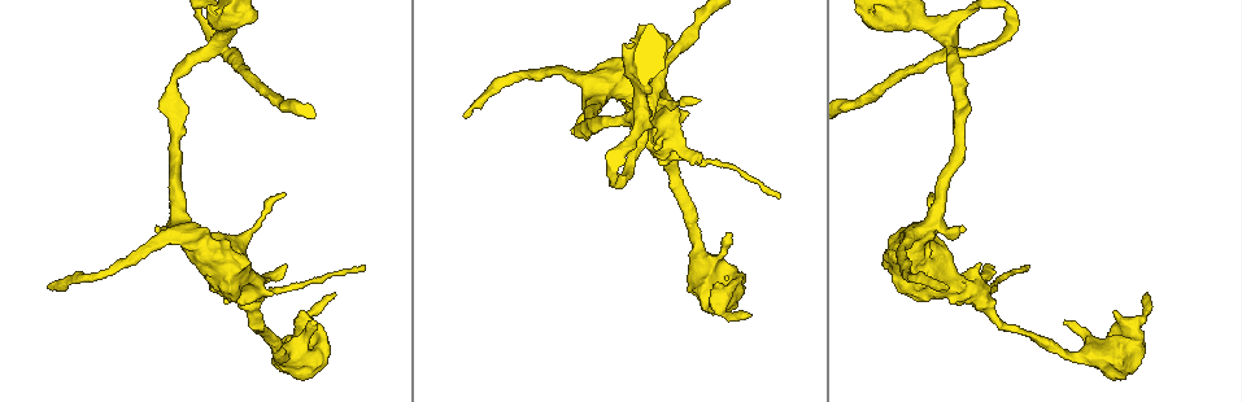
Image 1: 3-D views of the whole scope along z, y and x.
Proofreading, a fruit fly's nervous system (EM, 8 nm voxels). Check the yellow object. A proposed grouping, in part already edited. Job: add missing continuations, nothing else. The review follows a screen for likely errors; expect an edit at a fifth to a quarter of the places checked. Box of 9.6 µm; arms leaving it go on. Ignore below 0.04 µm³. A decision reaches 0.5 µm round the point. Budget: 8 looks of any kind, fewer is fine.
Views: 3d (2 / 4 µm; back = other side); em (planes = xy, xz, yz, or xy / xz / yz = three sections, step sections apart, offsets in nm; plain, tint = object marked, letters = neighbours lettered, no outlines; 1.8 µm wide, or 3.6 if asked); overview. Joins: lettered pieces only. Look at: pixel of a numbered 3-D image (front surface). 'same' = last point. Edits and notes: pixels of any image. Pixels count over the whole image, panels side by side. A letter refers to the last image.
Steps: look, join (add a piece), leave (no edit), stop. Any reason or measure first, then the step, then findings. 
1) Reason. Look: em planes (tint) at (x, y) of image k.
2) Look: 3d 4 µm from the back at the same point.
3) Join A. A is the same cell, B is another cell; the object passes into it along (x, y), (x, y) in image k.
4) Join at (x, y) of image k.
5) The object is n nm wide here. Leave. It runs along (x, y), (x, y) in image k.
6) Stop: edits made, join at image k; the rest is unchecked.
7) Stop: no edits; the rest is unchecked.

Look: em planes (plain) at (222, 47) of image 1.

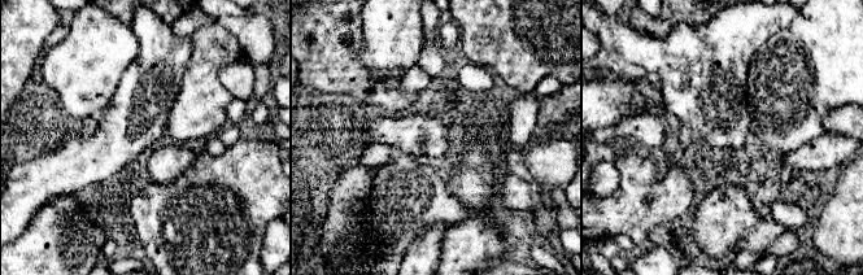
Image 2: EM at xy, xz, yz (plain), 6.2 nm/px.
Look: em planes (tint) at the same point.

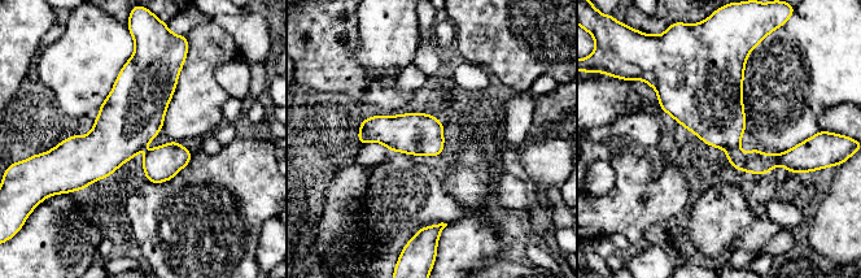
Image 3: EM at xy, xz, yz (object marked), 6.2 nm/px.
What lies round it. Look: em planes (letters) at the same point.

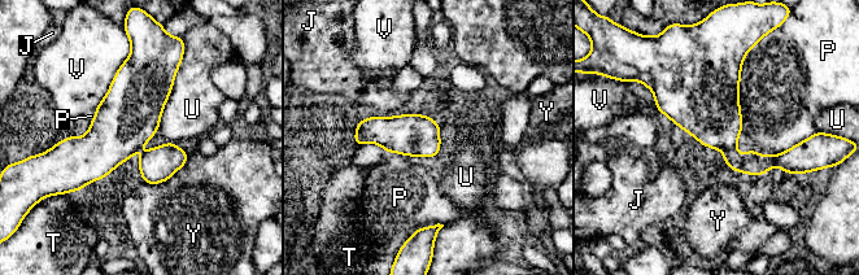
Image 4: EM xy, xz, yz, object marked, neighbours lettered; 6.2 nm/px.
Leave. J, P, T, U, V and Y are other cells; a border runs along (182, 60), (157, 130) in image 4; no lettered piece goes on from it.

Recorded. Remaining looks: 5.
Free end. Look: em xy step 4 (plain) at (656, 143) of image 1.

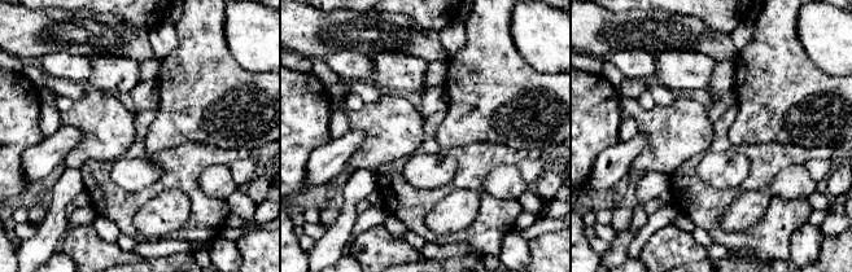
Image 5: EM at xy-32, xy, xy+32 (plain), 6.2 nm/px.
See the neighbours. Look: em xy step 4 (letters) at the same point.

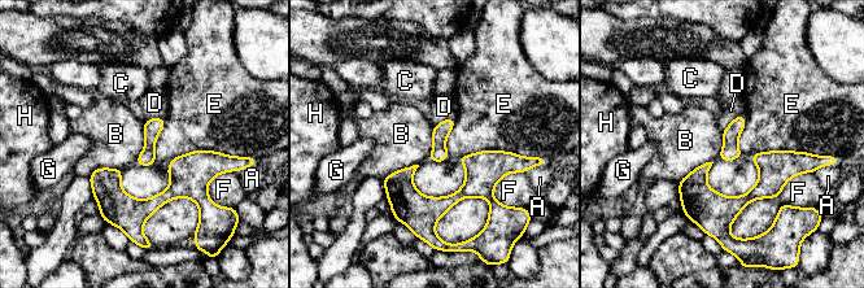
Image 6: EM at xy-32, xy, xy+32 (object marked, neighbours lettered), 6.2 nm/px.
Leave. A, B, C, D, E, F, G and H are other cells; a border runs along (418, 164), (405, 166), (382, 179) in image 6; none of them fits.

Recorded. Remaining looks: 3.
Branch stops here. Look: 3d 4 µm from the back at (236, 256) of image 1.

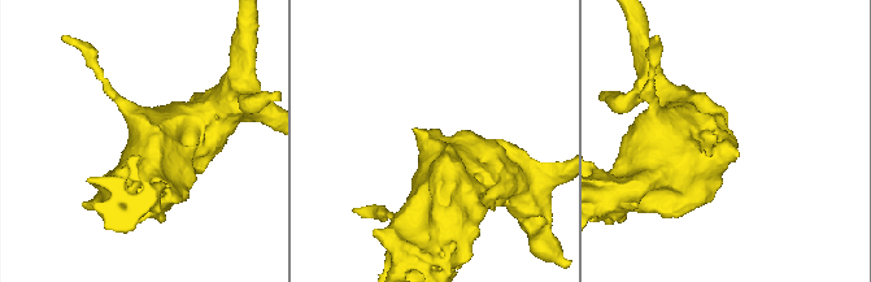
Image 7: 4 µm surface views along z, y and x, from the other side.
Shape alone is not enough. Look: em 3.6 µm planes (letters) at (730, 137) of image 7.

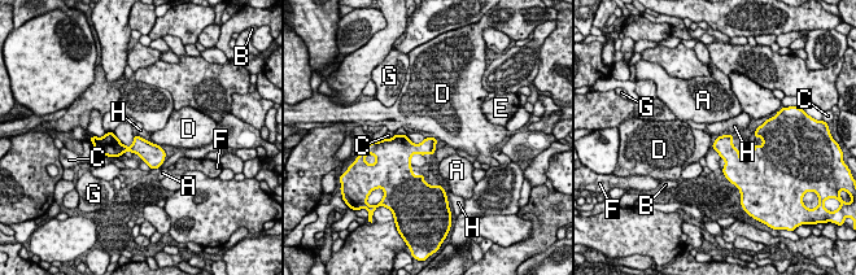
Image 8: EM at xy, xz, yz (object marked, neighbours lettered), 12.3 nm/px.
Leave. A, B, C, D, E, F, G and H are other cells; it runs along (100, 142), (161, 157) in image 8; none of them fits.

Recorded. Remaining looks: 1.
Stop: no edits; the rest is unchecked.

